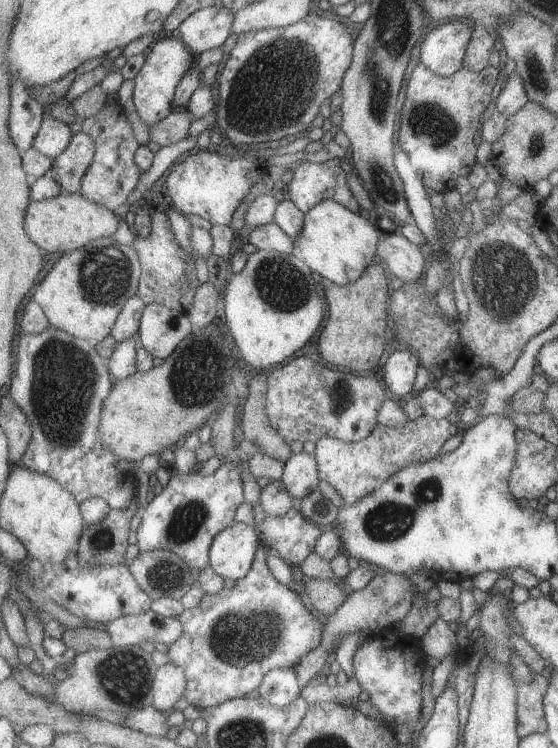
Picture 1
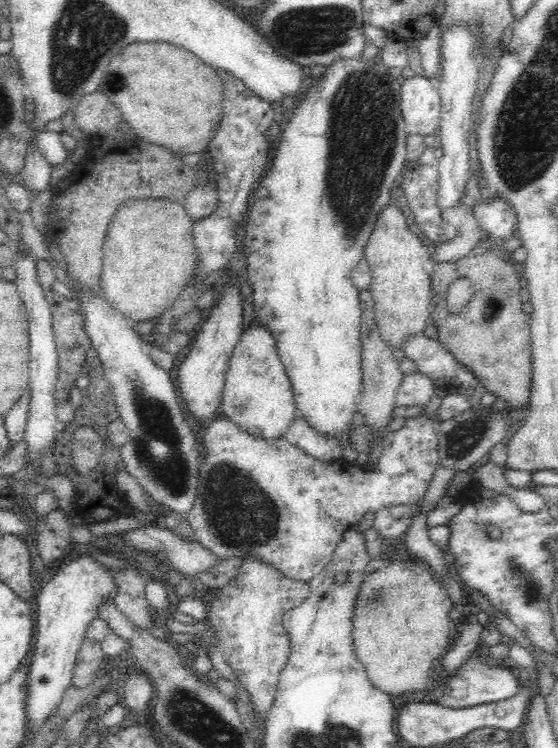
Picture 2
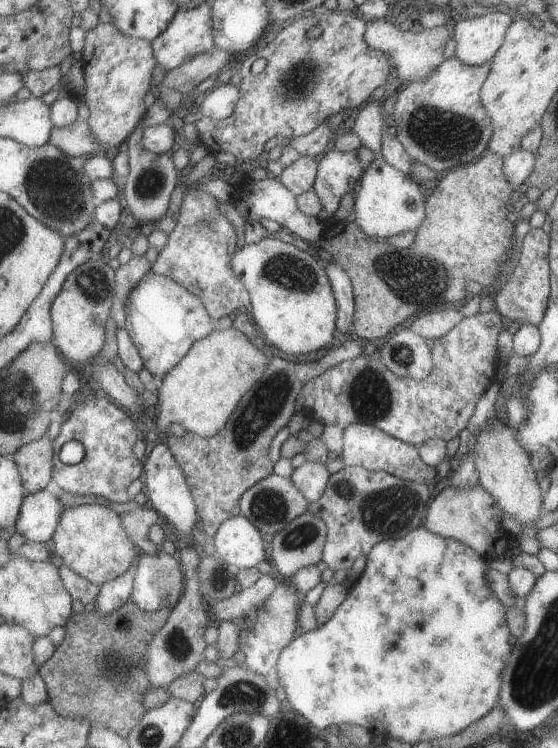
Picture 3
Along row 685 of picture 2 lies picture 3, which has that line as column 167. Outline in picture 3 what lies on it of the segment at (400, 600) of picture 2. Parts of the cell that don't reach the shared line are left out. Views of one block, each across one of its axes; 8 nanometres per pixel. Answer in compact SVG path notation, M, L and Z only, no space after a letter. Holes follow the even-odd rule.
M213 328L210 334L203 339L193 342L189 351L157 382L158 388L155 392L156 416L155 424L159 430L166 433L171 424L177 423L186 432L200 438L208 438L217 435L224 430L226 421L235 409L242 395L262 376L264 369L268 366L269 354L259 351L249 340L235 328L221 330Z

